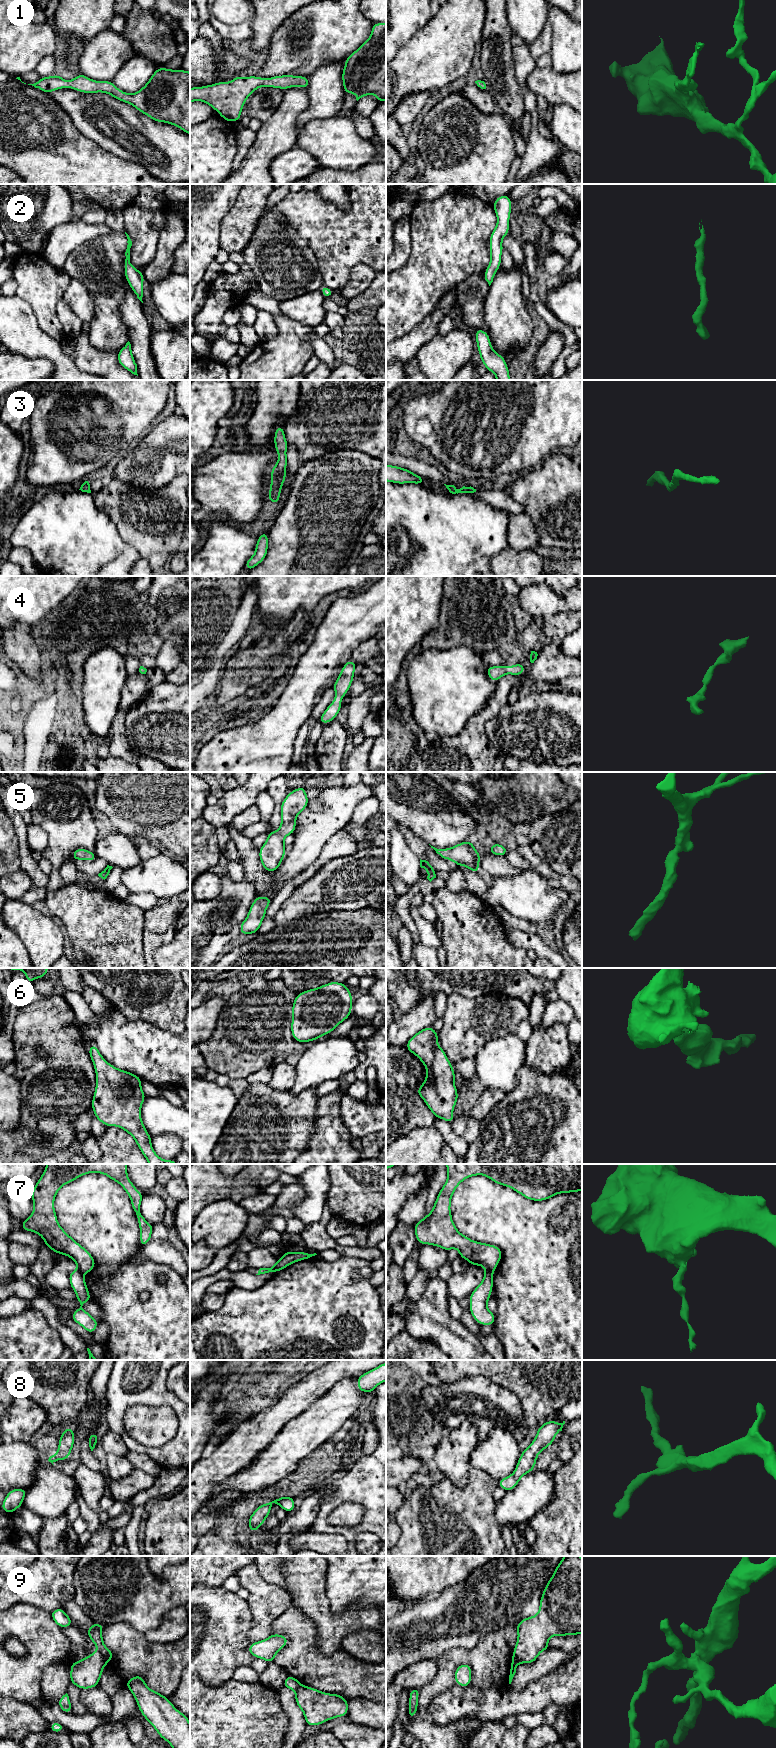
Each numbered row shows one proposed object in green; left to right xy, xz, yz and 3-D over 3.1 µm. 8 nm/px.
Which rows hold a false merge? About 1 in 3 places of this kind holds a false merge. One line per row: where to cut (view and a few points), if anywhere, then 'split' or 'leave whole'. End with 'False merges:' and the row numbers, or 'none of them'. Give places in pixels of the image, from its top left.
1: cut none; leave whole
2: cut none; leave whole
3: cut none; leave whole
4: cut none; leave whole
5: cut none; leave whole
6: cut none; leave whole
7: cut yz (493, 1269), (485, 1271); split
8: cut none; leave whole
9: cut xy (98, 1650), (106, 1663); split
False merges: 7, 9

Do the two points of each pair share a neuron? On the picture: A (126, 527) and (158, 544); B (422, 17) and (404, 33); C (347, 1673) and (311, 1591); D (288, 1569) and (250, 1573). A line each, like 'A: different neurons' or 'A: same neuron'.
A: same neuron
B: same neuron
C: different neurons
D: different neurons

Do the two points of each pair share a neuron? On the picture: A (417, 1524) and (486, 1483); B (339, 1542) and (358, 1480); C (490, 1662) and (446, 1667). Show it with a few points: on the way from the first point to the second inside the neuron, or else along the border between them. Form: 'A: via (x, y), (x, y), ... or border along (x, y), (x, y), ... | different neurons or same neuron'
A: via (434, 1520), (448, 1520), (469, 1500) | same neuron
B: border along (318, 1531), (341, 1534), (348, 1545) | different neurons
C: via (479, 1658), (457, 1658) | same neuron

